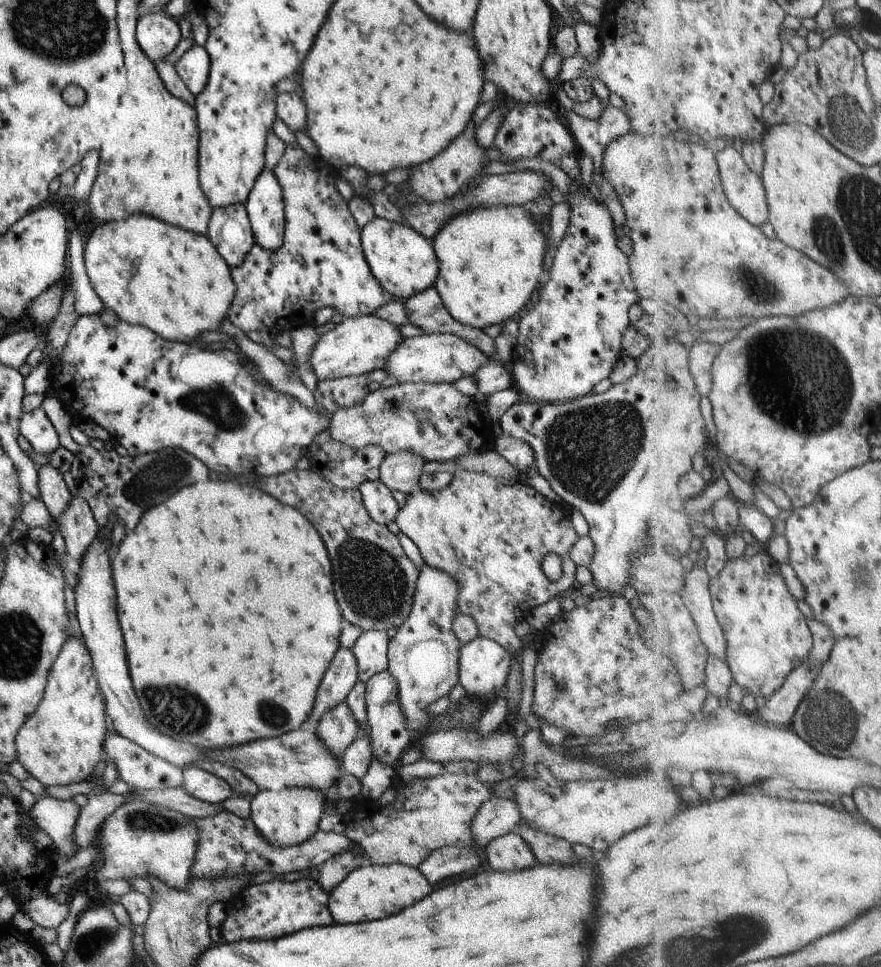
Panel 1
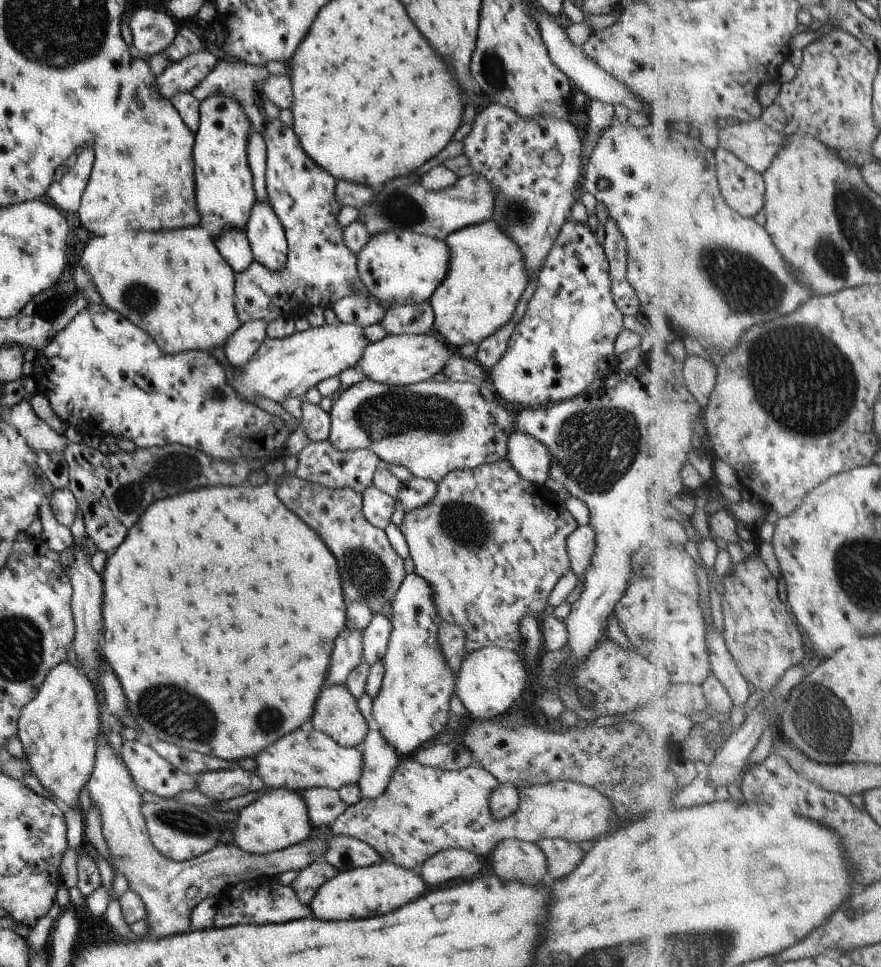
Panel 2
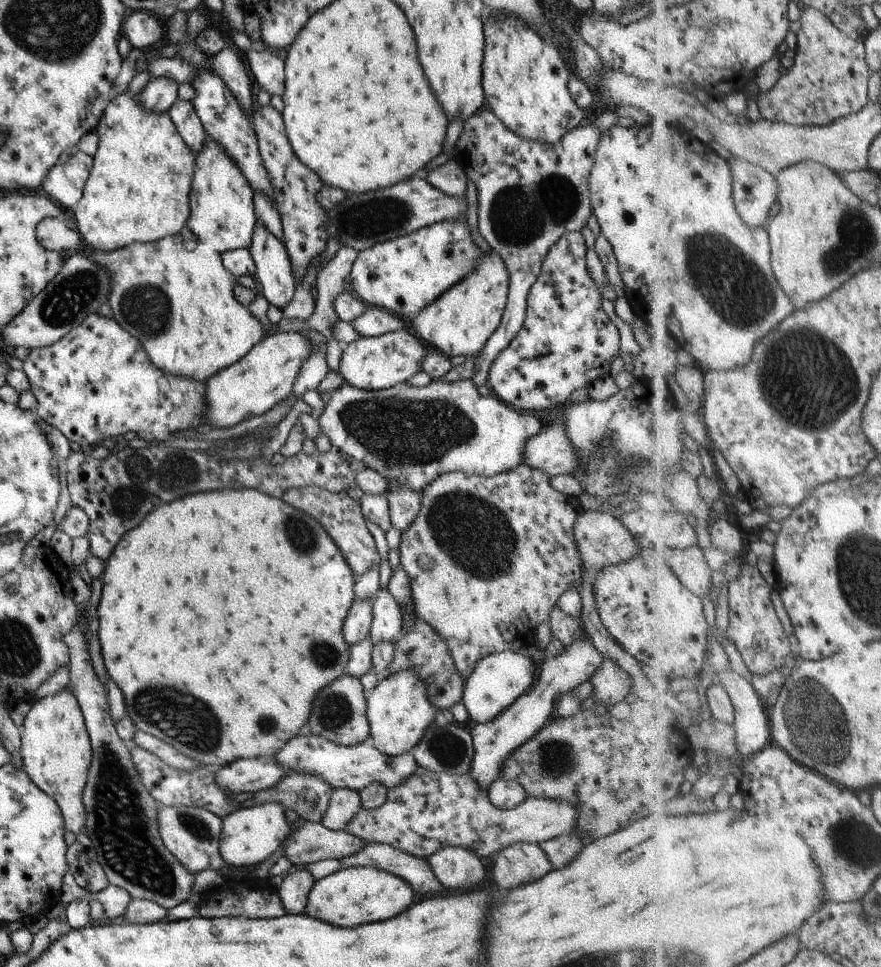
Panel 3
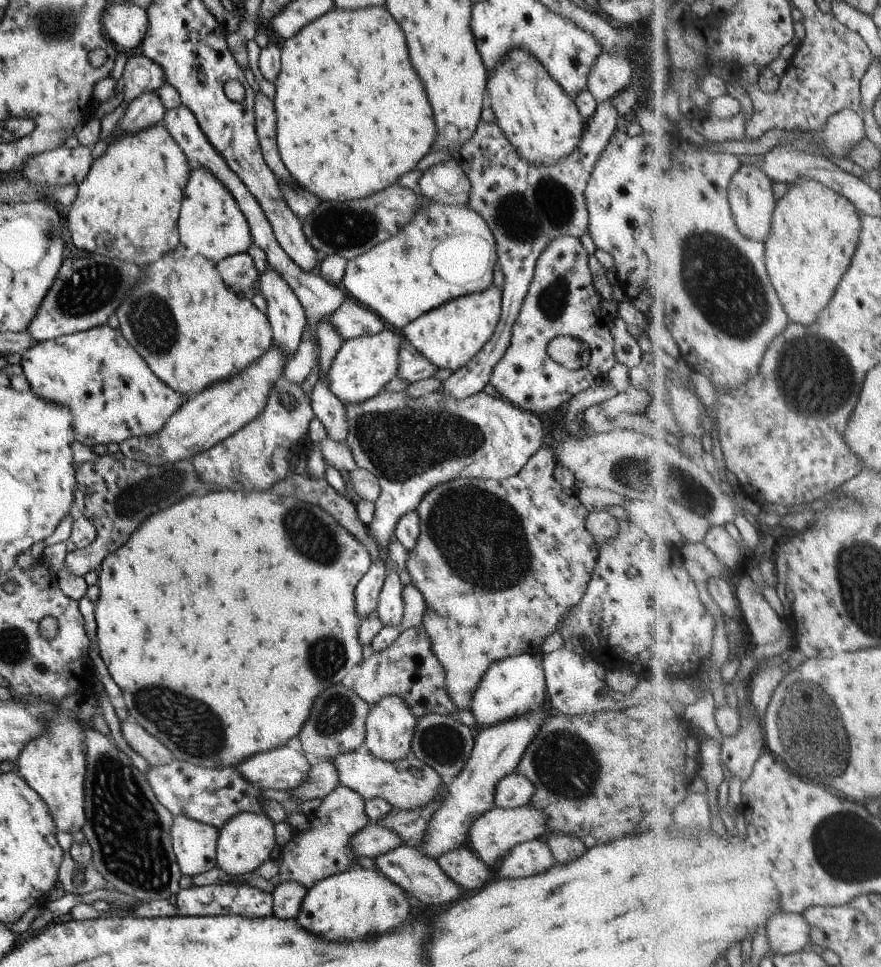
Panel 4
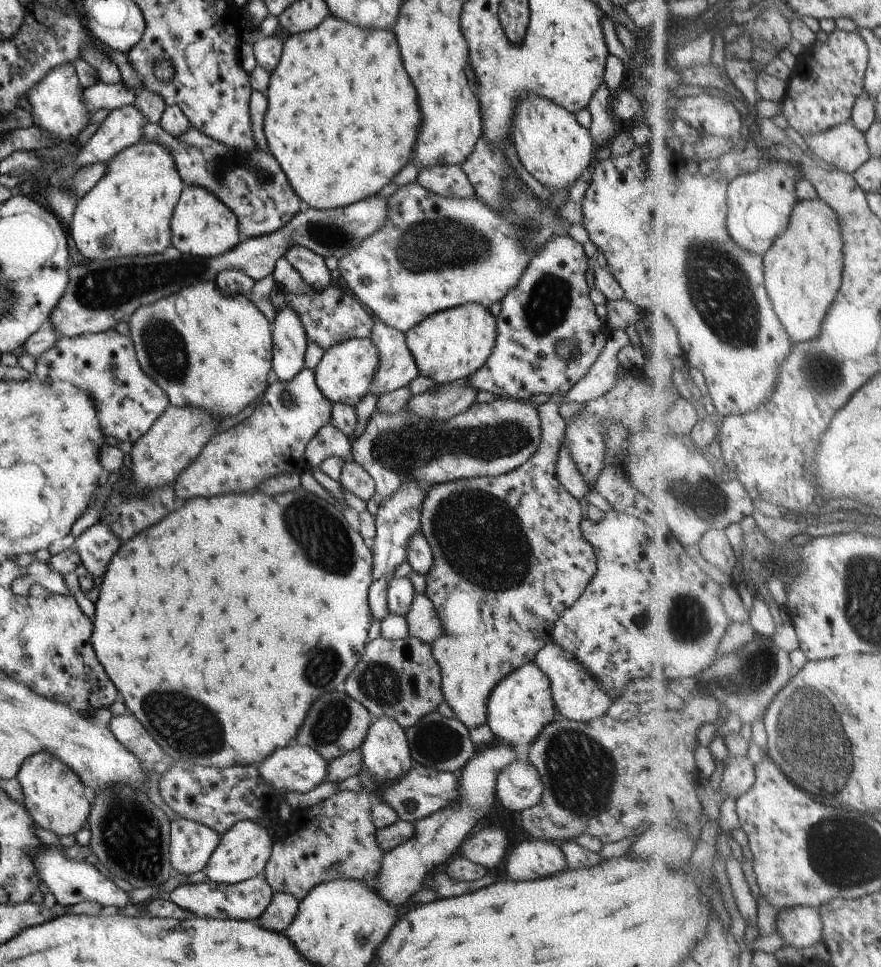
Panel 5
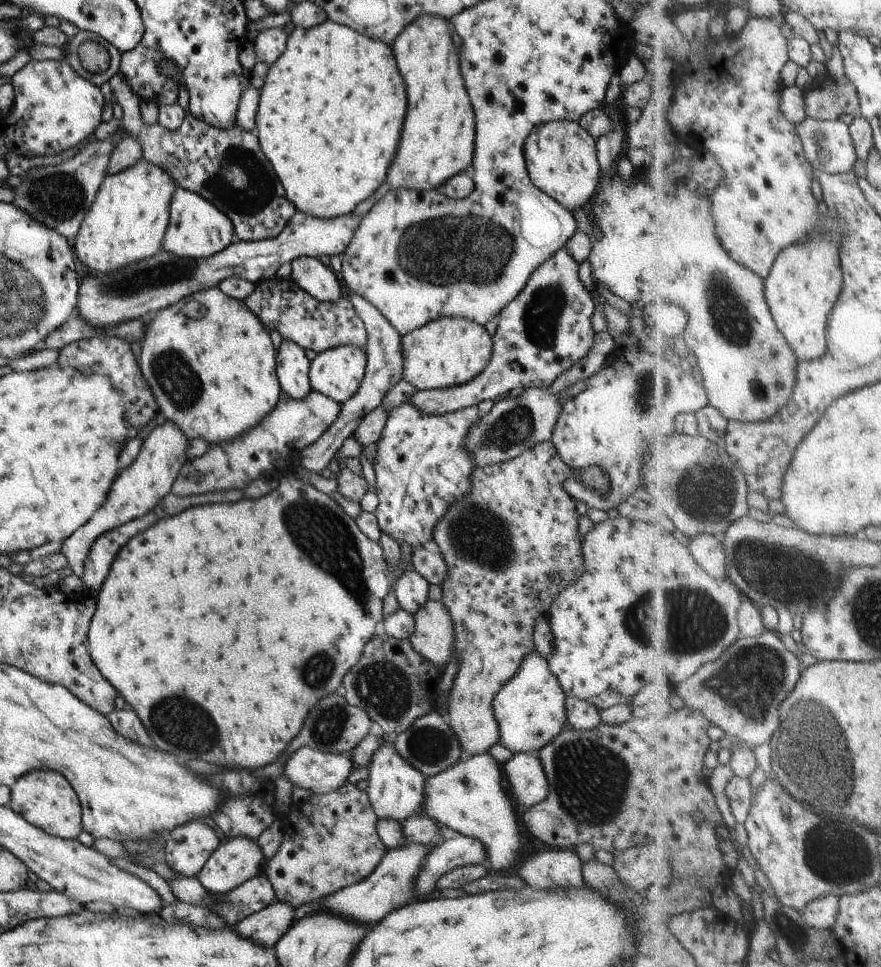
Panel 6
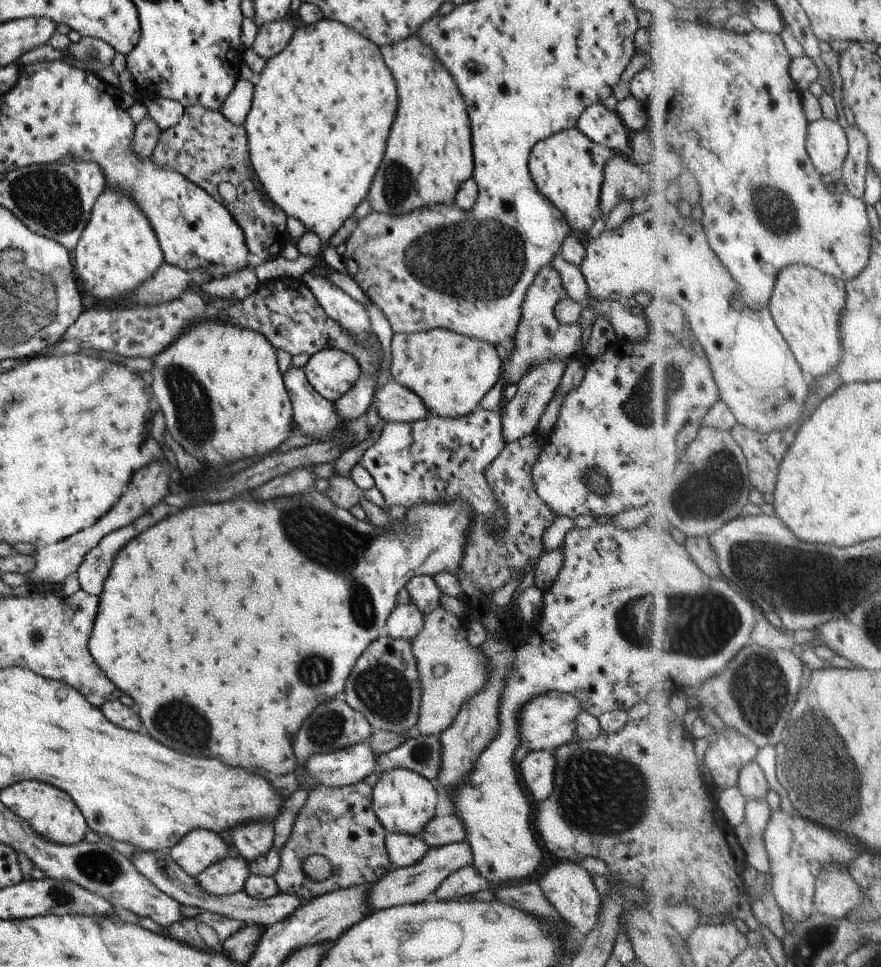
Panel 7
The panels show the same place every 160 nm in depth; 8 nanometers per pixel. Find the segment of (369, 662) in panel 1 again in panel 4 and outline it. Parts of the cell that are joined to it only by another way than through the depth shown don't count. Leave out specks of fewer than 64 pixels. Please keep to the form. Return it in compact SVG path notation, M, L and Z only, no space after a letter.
M387 557L385 560L385 572L387 572L381 589L377 596L375 613L382 626L400 627L402 616L402 590L403 586L399 581L395 570L391 568L391 561Z

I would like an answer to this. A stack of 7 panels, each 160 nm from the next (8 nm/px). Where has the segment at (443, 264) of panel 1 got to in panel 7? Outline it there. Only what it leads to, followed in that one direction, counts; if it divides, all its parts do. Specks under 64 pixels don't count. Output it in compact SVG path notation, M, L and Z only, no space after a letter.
M445 328L417 333L393 333L390 341L389 378L411 390L429 415L465 418L499 380L501 363L494 346Z

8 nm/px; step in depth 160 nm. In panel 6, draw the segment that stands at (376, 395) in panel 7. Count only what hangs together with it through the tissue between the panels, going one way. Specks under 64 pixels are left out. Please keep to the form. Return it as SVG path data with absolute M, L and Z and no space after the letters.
M563 245L556 253L545 259L525 281L521 290L512 301L506 302L497 315L497 326L492 336L492 351L480 374L466 383L451 385L447 388L415 391L407 403L411 403L420 413L442 415L457 409L472 407L482 400L492 401L507 397L515 388L545 389L564 373L571 365L575 365L589 352L594 341L592 329L593 301L585 286L577 277L578 262L570 257Z

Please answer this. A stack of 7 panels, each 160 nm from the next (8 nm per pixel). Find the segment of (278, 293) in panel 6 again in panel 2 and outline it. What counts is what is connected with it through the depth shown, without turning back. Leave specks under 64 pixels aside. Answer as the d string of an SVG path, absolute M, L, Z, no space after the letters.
M427 300L417 304L401 303L386 306L385 314L379 323L389 335L420 335L423 333L436 335L433 321L434 314Z

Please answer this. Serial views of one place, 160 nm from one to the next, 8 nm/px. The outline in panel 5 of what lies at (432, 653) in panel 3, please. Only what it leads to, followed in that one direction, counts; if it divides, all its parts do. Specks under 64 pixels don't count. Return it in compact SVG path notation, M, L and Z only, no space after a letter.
M379 636L365 643L359 662L340 689L366 708L373 718L392 718L404 729L417 722L420 716L435 711L444 700L440 668L431 654L430 645L409 636L392 641Z

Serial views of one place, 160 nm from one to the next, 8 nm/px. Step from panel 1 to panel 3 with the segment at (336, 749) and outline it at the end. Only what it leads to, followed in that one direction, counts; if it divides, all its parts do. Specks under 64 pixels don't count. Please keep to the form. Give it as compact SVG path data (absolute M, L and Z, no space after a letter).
M348 675L339 677L317 692L313 698L307 724L310 733L325 737L338 745L351 746L363 742L369 734L366 699L359 679Z

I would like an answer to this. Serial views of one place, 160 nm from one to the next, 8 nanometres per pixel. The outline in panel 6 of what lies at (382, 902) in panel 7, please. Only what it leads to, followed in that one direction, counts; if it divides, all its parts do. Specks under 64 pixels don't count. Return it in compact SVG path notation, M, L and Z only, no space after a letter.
M459 835L443 839L430 848L414 881L416 896L435 889L437 879L450 870L467 865L485 864L486 850L479 839Z

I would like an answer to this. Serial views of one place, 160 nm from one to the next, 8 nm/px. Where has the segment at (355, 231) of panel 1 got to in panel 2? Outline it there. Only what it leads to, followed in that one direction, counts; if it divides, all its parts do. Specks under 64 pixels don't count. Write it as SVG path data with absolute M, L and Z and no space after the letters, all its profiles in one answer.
M268 119L263 140L266 146L265 186L266 200L271 205L286 238L286 257L283 266L276 271L266 269L257 261L251 261L245 270L234 275L234 311L237 320L275 322L276 318L295 320L302 315L310 315L313 306L329 307L345 297L356 296L371 298L356 269L356 254L343 242L342 230L335 216L341 208L334 197L336 180L317 166L301 148L291 127L285 126L279 119Z

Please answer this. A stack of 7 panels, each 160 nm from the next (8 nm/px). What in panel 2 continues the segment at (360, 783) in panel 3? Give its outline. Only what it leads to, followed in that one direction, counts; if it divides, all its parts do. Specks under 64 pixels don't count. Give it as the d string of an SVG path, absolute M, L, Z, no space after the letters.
M296 728L254 756L253 772L260 778L262 786L272 789L299 791L315 787L337 791L343 785L357 784L362 765L360 751L360 747L339 746L322 732Z

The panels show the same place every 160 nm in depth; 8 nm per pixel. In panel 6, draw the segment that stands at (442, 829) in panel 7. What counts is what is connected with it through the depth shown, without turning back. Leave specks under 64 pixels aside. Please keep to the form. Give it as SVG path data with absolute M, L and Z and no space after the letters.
M423 814L408 816L400 824L406 843L421 843L431 848L443 840L436 822Z

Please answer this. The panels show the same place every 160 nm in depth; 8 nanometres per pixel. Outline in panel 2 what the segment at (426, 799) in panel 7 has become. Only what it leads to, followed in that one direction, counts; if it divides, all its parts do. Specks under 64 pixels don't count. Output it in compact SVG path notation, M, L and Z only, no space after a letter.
M407 573L402 580L402 583L399 585L395 596L393 597L391 606L391 626L392 629L390 630L388 641L386 644L386 651L382 658L382 665L384 668L384 675L381 681L381 686L377 696L372 700L372 723L375 723L375 726L380 730L380 733L383 735L383 738L396 750L396 753L401 758L402 755L400 754L409 754L409 752L413 752L413 750L417 750L419 747L423 747L427 745L428 742L433 740L435 737L438 736L438 733L441 730L445 729L445 725L447 722L447 715L450 711L449 701L451 695L454 692L454 682L456 676L454 672L449 668L449 665L445 662L443 653L441 652L438 640L437 640L437 631L438 626L443 622L441 617L437 614L436 608L434 607L433 602L433 593L429 583L424 579L421 578L418 574Z

